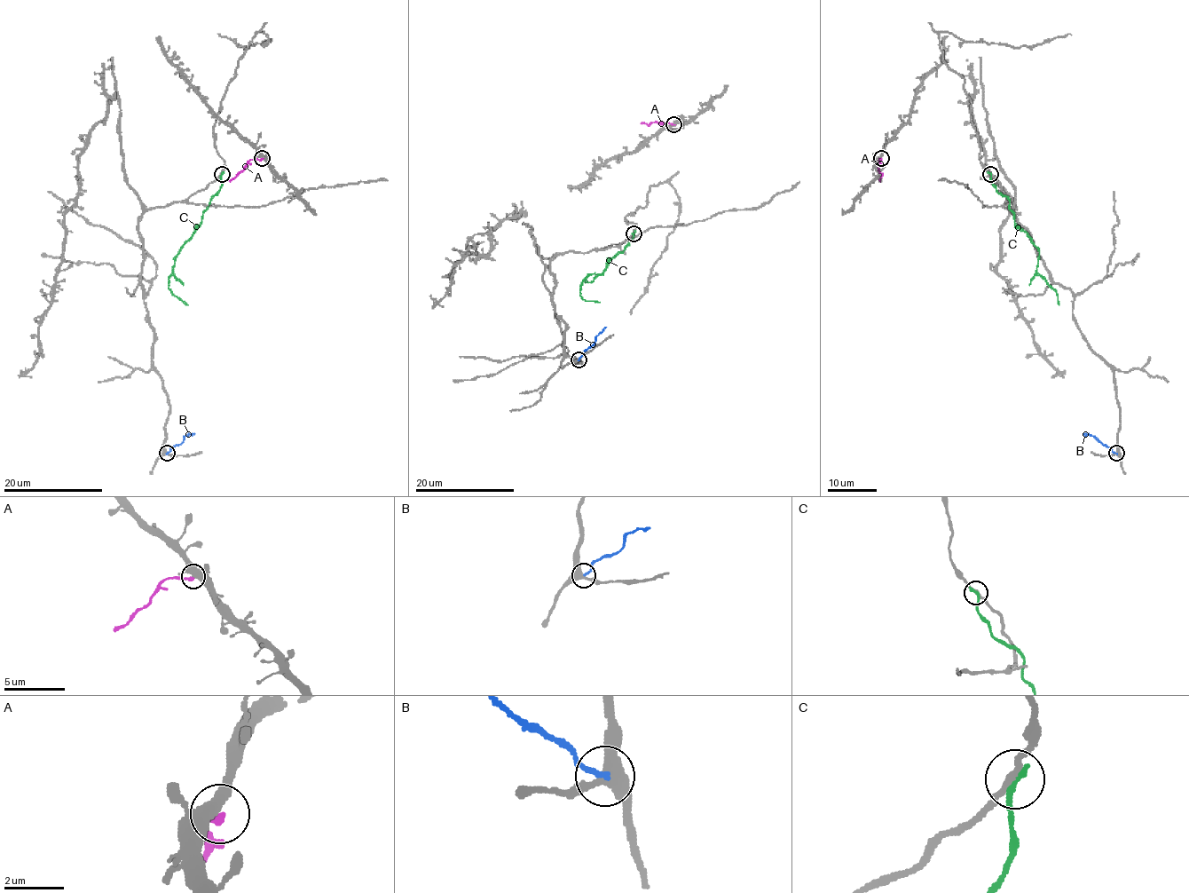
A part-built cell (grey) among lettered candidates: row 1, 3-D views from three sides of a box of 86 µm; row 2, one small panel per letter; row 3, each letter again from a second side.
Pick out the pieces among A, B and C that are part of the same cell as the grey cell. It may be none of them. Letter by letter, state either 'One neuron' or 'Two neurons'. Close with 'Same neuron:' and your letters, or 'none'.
A: Two neurons
B: Two neurons
C: Two neurons
Same neuron: none

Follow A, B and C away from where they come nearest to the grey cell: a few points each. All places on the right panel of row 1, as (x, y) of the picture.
A: (881, 158), (878, 160), (880, 180)
B: (1117, 453), (1092, 436), (1083, 433)
C: (989, 174), (996, 190), (1008, 199), (1014, 224), (1027, 233), (1039, 250), (1036, 272), (1056, 293), (1059, 304)

